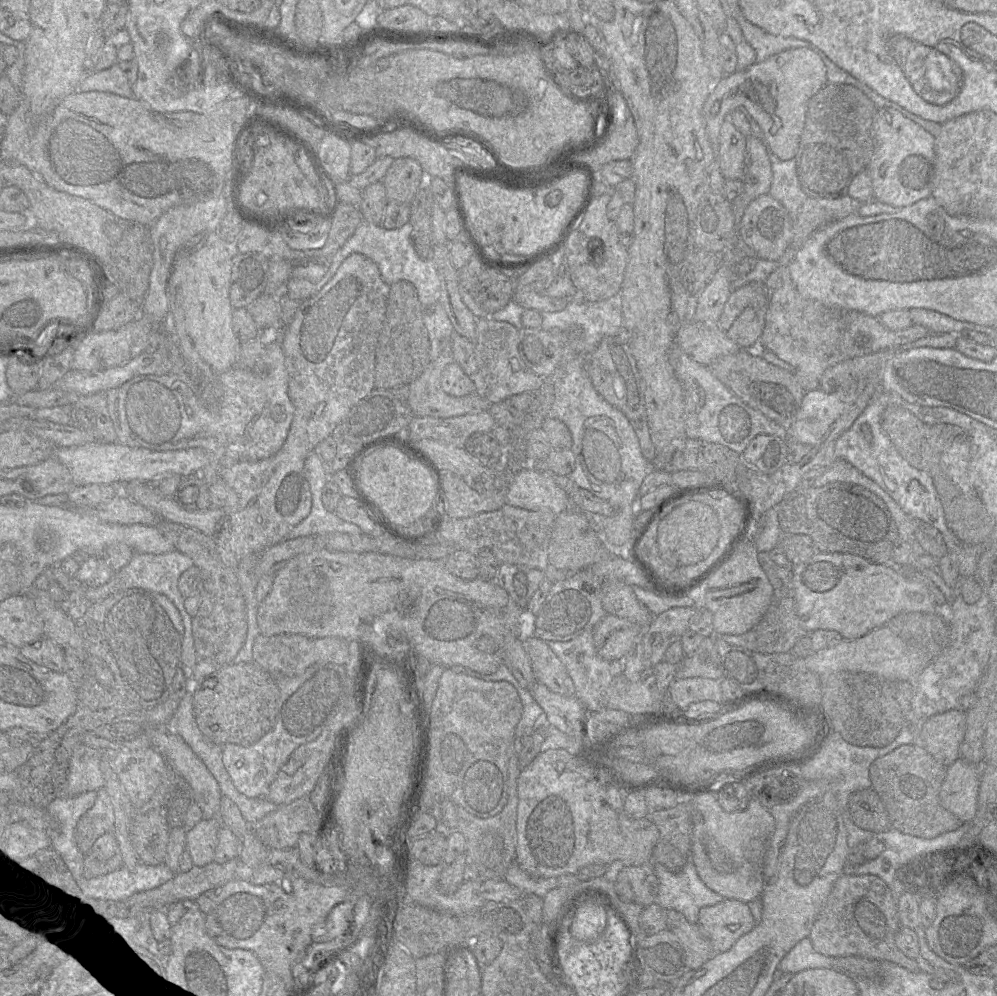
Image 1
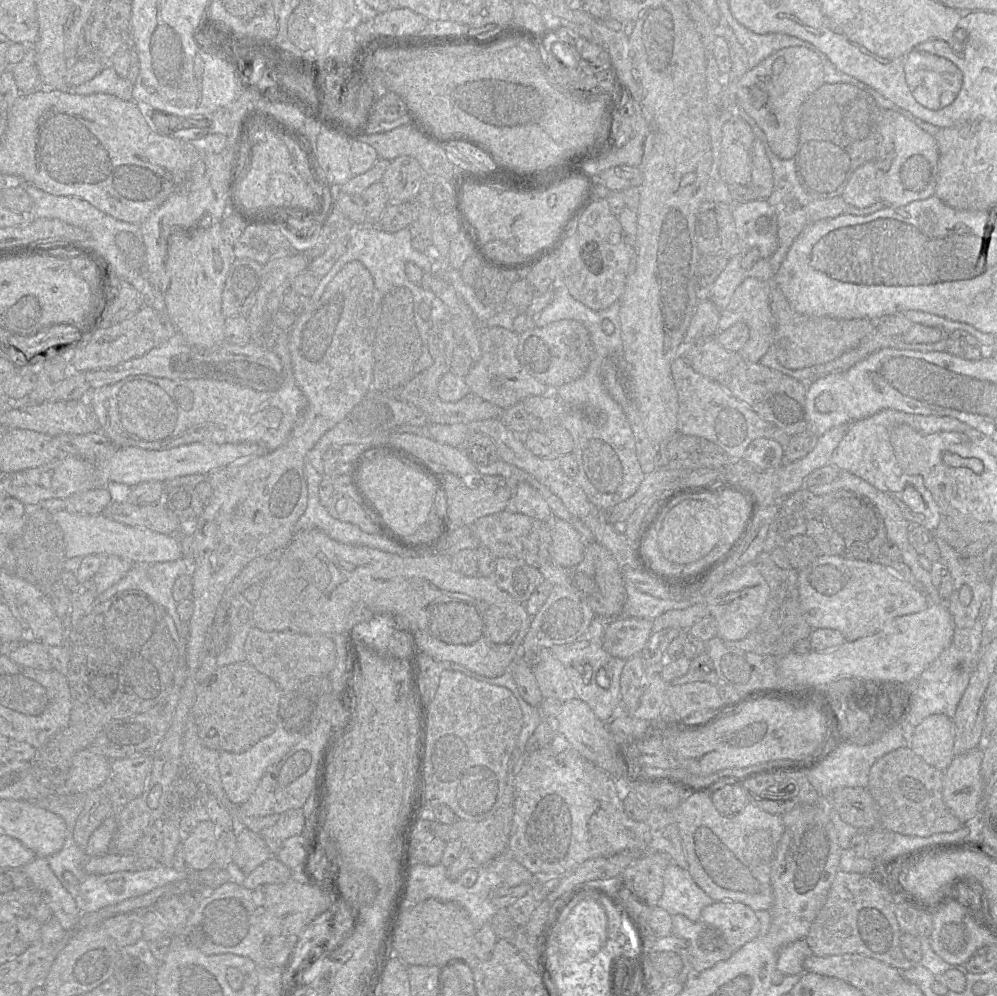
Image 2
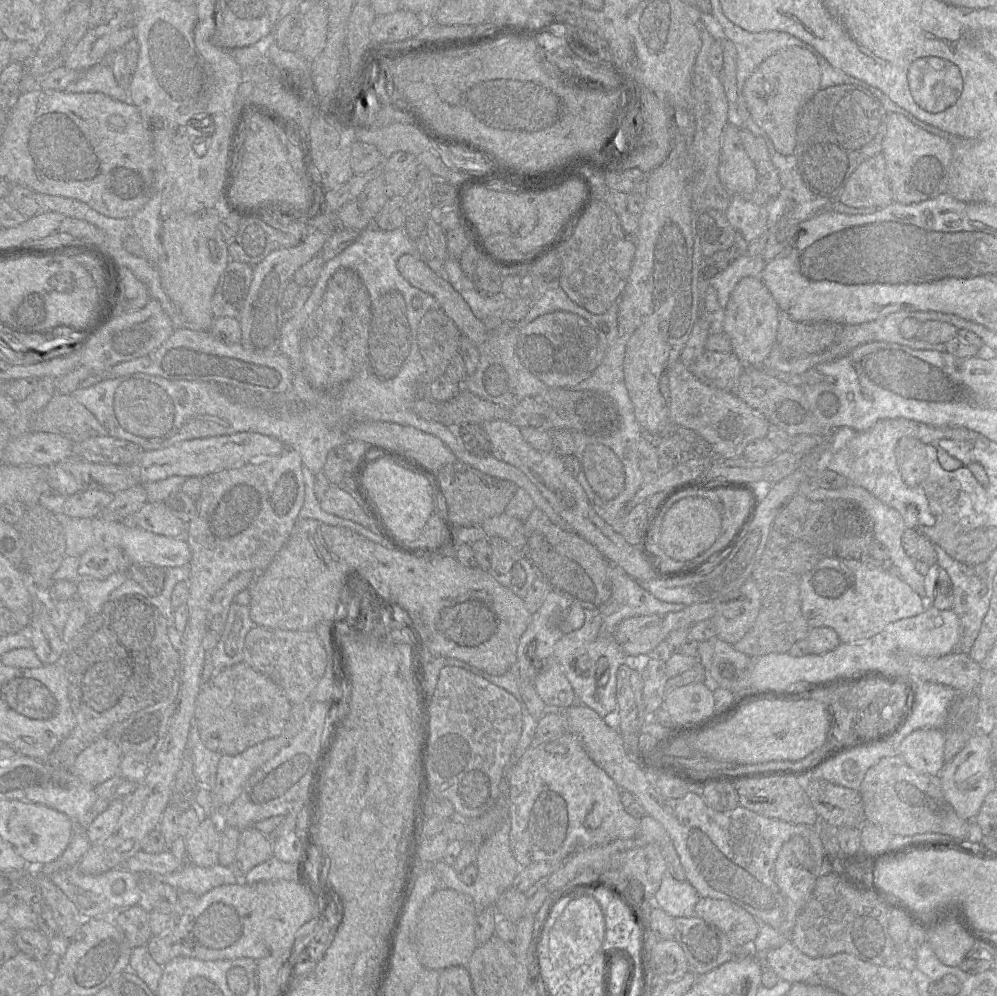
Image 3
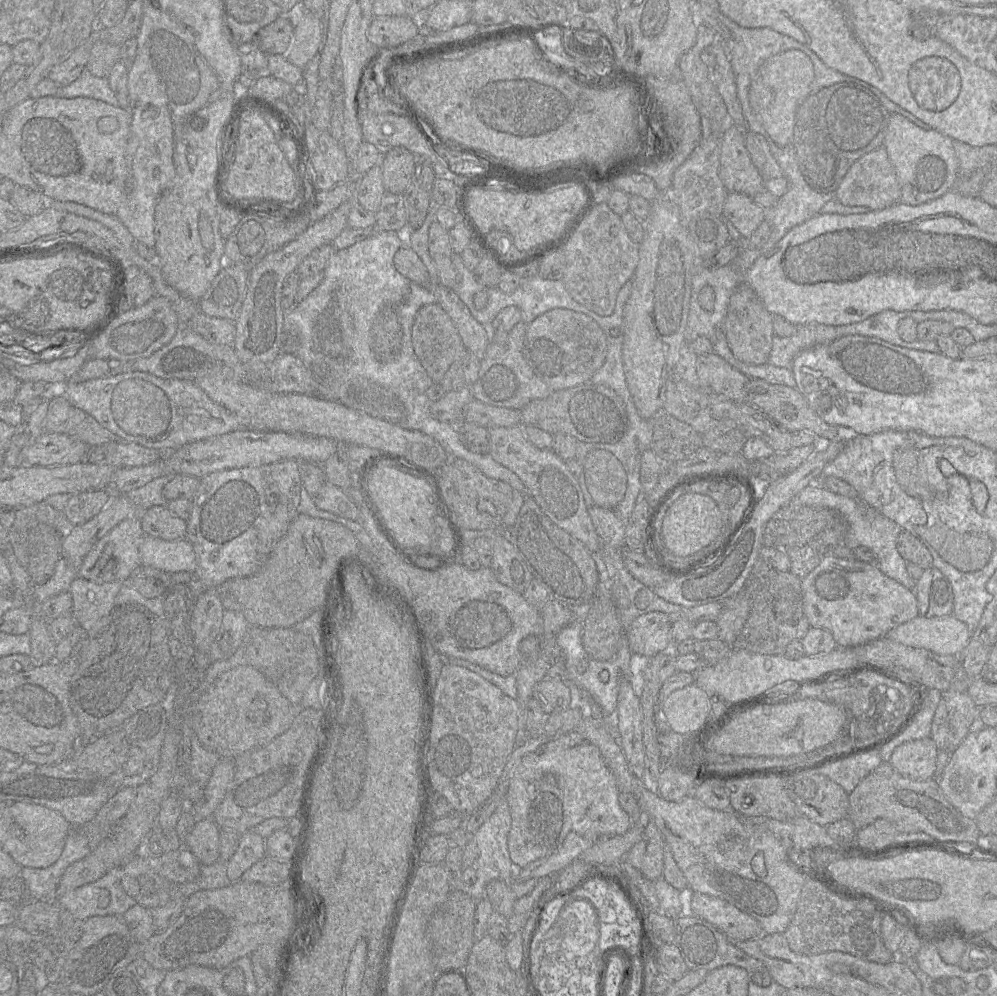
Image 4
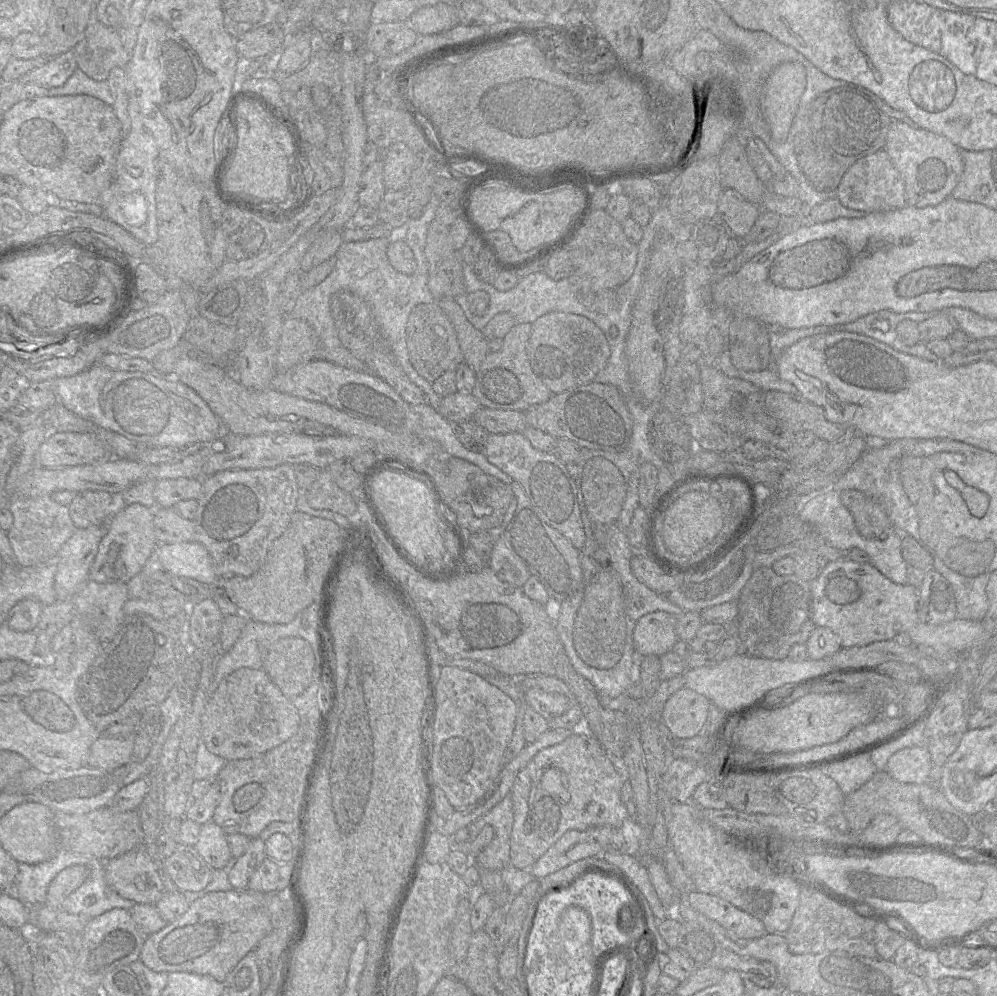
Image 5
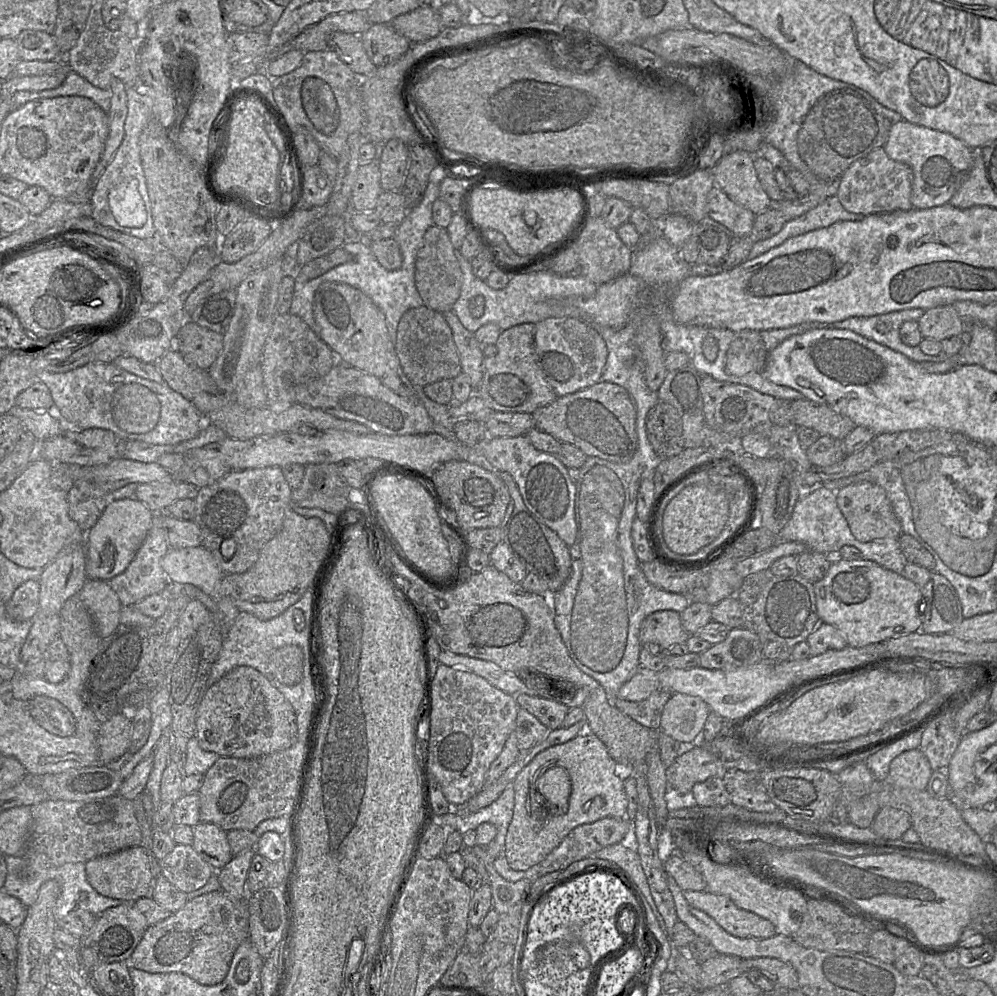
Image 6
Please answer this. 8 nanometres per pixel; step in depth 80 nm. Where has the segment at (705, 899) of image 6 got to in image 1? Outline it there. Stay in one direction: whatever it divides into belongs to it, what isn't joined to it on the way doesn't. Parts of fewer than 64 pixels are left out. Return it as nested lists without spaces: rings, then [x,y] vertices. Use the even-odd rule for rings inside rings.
[[[724,899],[715,905],[702,907],[698,925],[716,954],[730,950],[740,937],[756,926],[756,922],[748,903]]]

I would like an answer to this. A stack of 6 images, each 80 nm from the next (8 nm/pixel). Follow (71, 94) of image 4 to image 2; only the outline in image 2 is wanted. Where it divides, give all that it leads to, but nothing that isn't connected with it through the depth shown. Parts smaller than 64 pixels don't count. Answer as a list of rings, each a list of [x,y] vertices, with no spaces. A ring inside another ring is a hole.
[[[107,64],[91,80],[70,88],[68,92],[78,95],[105,93],[130,101],[132,100],[132,91],[133,84],[128,78],[121,78],[115,69],[110,64]]]

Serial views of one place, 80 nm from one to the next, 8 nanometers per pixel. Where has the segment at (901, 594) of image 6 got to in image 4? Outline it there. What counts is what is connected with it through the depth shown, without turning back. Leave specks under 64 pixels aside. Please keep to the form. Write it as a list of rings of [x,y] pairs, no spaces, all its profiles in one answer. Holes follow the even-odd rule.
[[[824,555],[821,563],[802,579],[803,609],[811,627],[829,630],[838,647],[854,648],[884,637],[891,629],[919,616],[913,590],[885,575],[876,564]]]

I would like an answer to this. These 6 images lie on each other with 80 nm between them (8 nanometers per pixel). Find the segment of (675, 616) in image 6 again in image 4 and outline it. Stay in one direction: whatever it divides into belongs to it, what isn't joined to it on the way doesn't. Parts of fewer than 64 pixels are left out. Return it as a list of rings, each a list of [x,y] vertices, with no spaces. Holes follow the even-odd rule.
[[[649,612],[637,617],[628,630],[632,653],[652,658],[671,650],[670,630],[673,617],[662,612]]]

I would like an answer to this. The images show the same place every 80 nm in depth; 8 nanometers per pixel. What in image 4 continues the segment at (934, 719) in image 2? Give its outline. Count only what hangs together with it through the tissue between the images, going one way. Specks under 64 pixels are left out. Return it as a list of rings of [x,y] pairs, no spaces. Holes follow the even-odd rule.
[[[931,737],[903,743],[894,750],[890,764],[903,776],[915,781],[932,779],[938,748]]]

